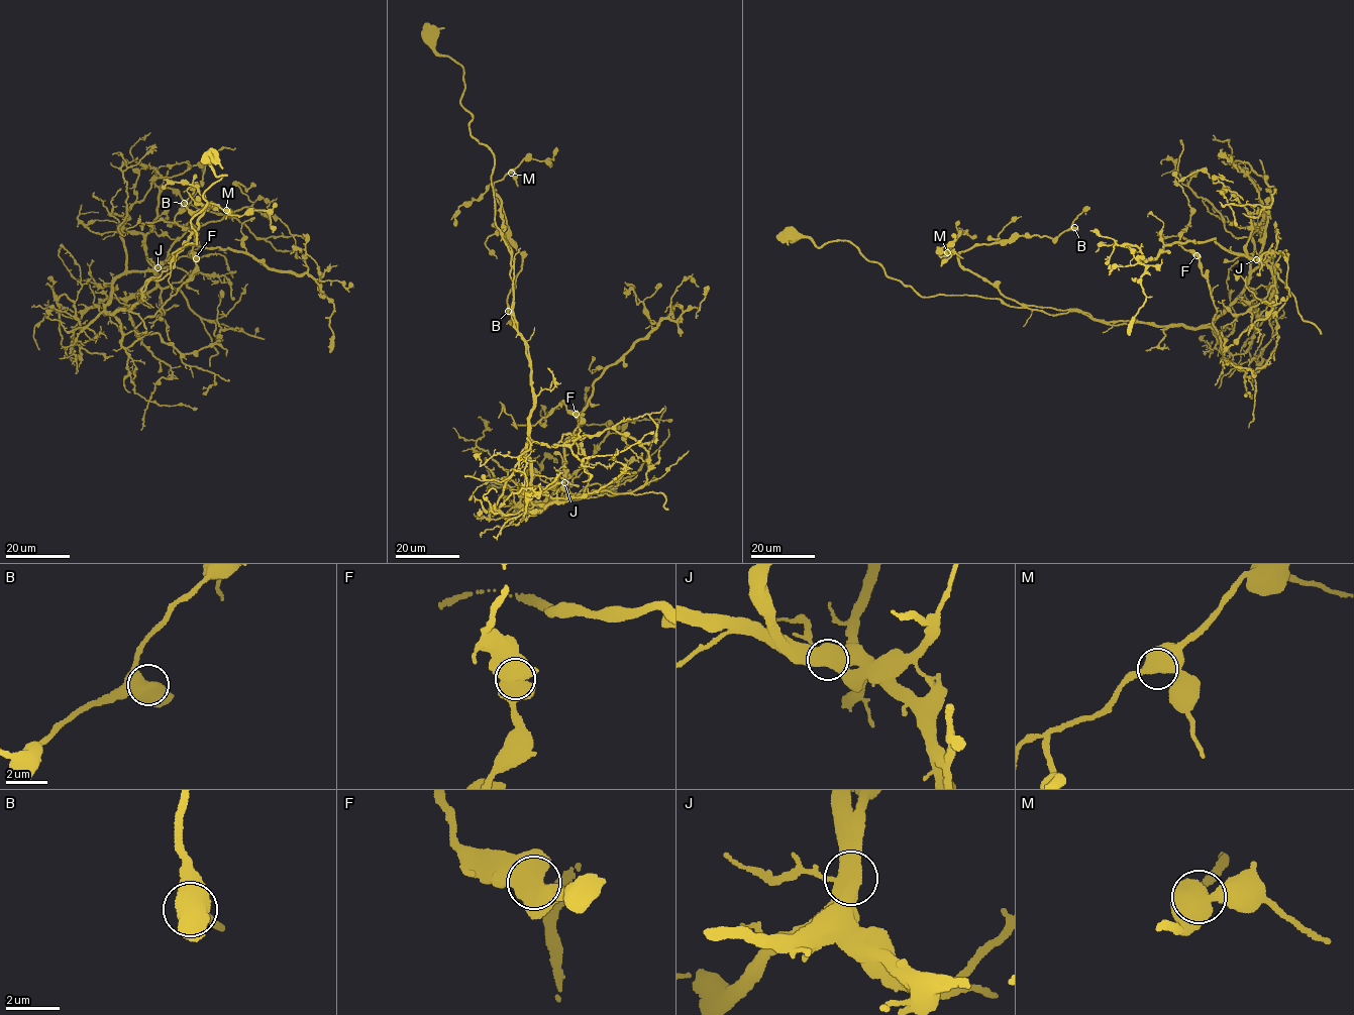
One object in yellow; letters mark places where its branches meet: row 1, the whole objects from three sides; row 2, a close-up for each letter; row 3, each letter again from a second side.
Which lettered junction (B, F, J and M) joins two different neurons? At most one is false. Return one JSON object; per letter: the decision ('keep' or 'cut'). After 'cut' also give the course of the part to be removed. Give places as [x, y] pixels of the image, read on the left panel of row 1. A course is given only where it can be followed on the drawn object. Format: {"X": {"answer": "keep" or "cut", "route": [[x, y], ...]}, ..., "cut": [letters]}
{"B": {"answer": "keep"}, "F": {"answer": "keep"}, "J": {"answer": "cut", "route": [[157, 267], [179, 249], [196, 244], [245, 252], [271, 268], [306, 273], [332, 302], [330, 352]]}, "M": {"answer": "keep"}, "cut": ["J"]}

